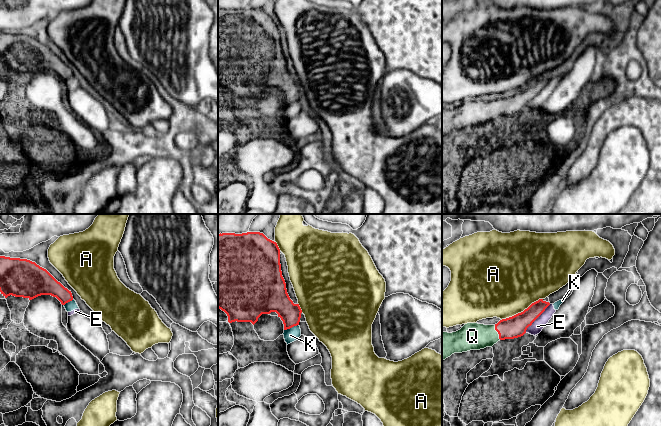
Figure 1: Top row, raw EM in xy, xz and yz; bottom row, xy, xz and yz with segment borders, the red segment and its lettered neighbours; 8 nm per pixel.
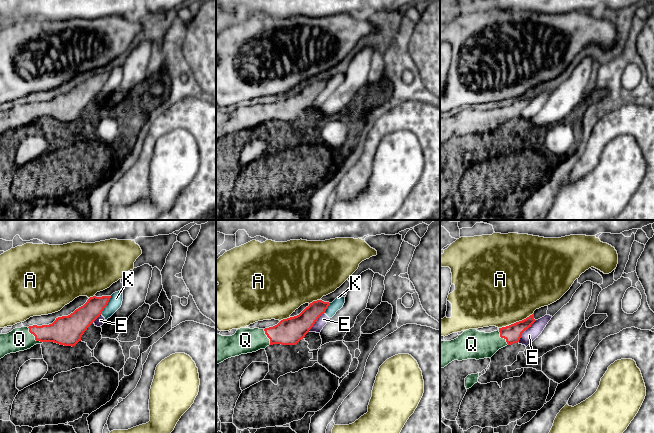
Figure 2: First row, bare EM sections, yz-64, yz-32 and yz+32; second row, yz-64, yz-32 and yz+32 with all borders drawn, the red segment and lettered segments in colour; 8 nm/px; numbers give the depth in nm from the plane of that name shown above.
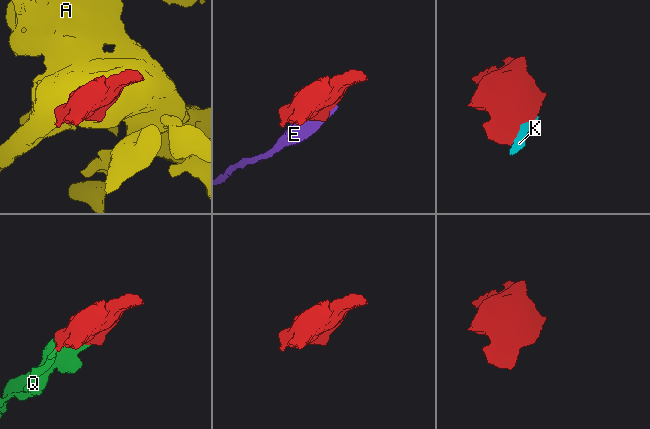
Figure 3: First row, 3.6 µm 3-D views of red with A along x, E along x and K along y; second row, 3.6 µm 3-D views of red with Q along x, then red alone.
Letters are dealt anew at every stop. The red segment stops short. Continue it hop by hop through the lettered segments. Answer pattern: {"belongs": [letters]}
{"belongs": ["Q"]}

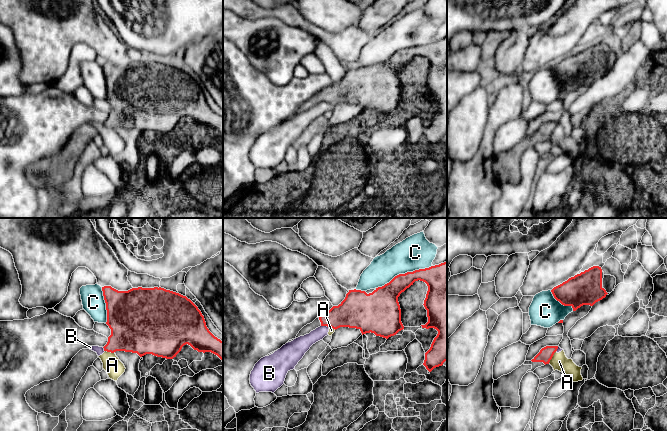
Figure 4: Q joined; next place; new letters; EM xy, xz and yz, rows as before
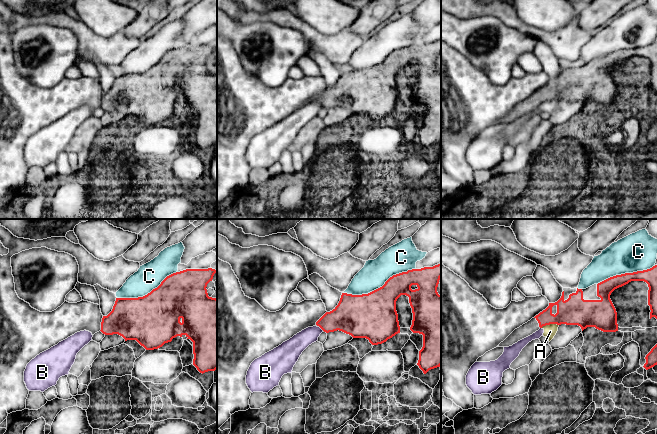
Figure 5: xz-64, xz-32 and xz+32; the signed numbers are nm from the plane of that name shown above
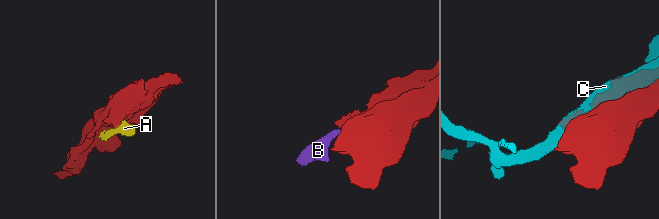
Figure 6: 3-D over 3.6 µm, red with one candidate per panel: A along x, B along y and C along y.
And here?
{"belongs": []}

